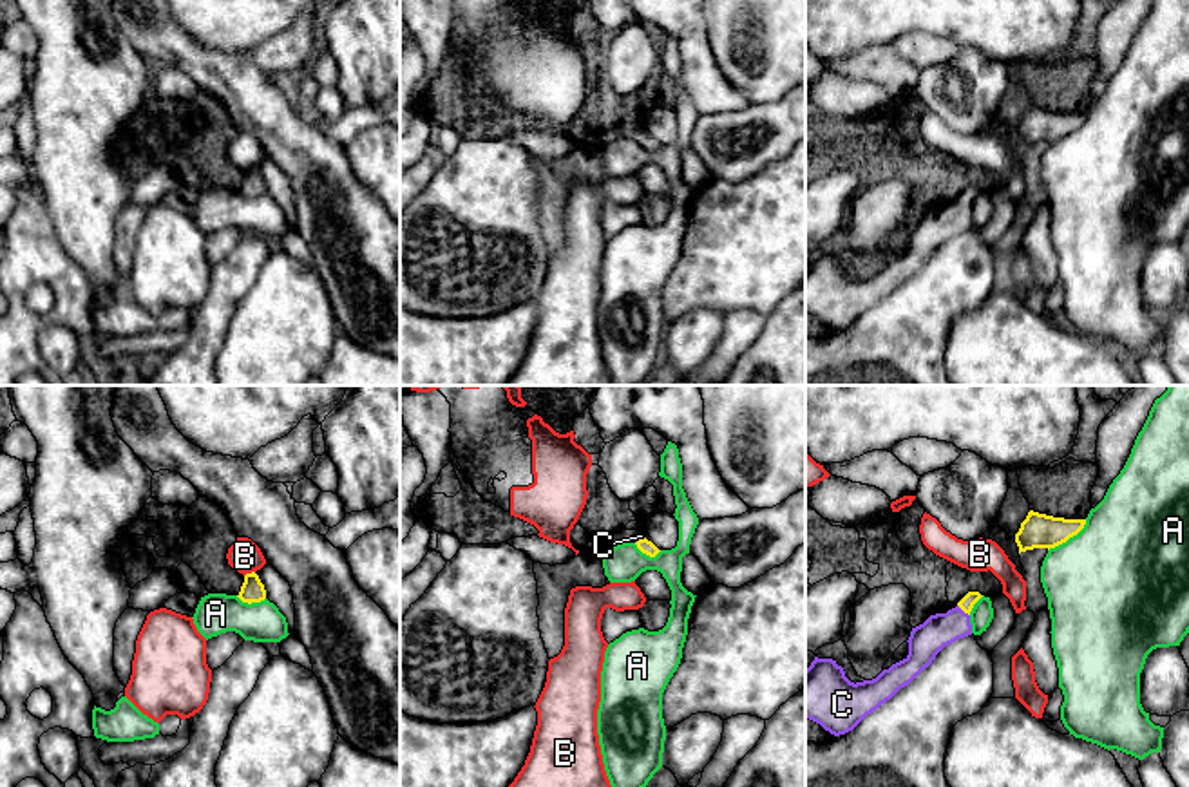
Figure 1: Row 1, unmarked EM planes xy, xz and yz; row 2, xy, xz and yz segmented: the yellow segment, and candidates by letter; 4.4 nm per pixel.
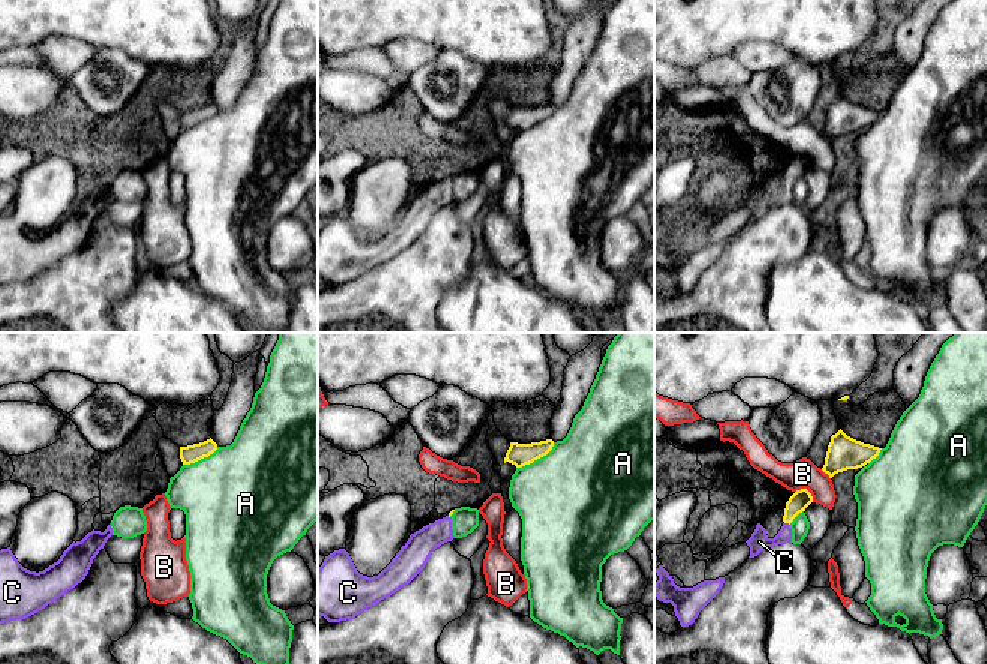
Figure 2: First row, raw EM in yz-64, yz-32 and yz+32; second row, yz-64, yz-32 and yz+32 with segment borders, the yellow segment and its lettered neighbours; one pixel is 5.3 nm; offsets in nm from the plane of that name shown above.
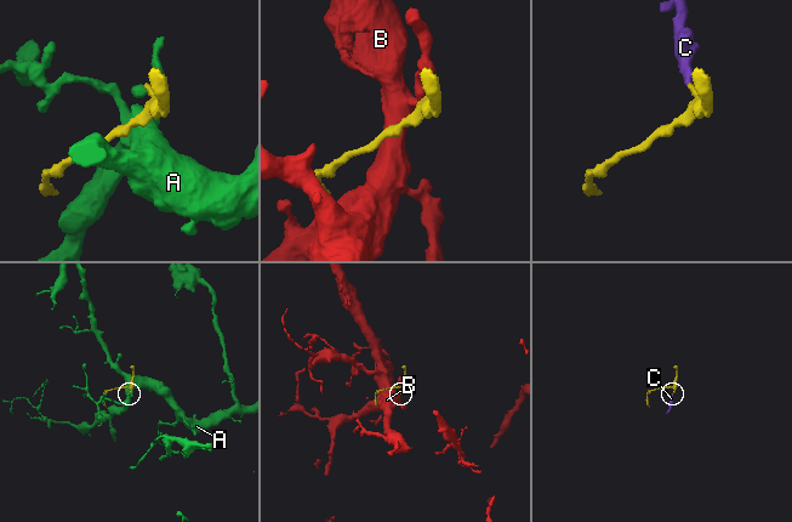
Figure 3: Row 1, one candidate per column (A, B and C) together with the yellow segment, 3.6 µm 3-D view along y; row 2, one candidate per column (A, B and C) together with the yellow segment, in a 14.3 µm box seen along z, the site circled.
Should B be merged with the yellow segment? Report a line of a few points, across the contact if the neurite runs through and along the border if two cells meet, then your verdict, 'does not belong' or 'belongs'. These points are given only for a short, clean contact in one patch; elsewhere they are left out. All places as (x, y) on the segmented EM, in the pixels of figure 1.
line xy (254, 570), (245, 576); does not belong

